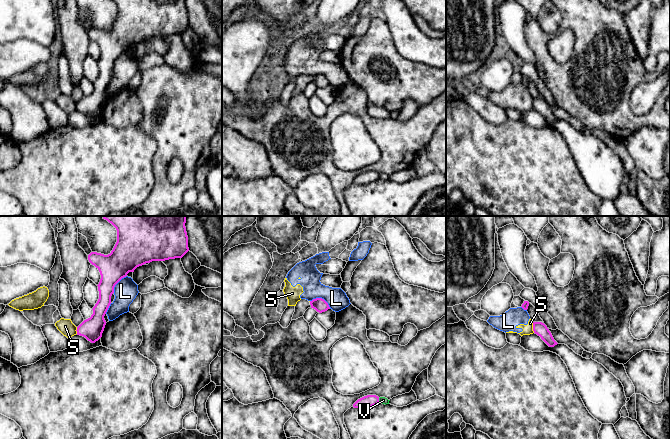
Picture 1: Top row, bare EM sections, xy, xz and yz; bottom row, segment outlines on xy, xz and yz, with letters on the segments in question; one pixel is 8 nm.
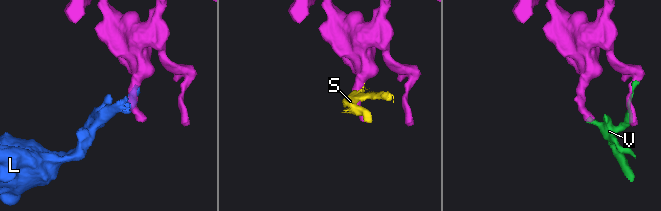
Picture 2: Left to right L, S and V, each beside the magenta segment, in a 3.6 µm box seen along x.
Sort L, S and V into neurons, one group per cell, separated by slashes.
L S / V

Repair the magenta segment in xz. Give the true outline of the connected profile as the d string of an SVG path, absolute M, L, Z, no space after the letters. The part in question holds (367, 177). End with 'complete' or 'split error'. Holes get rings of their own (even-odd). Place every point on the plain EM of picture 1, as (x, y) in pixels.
M367 171L360 175L358 175L354 180L354 184L364 185L368 183L372 183L379 179L379 173L376 171Z | complete

